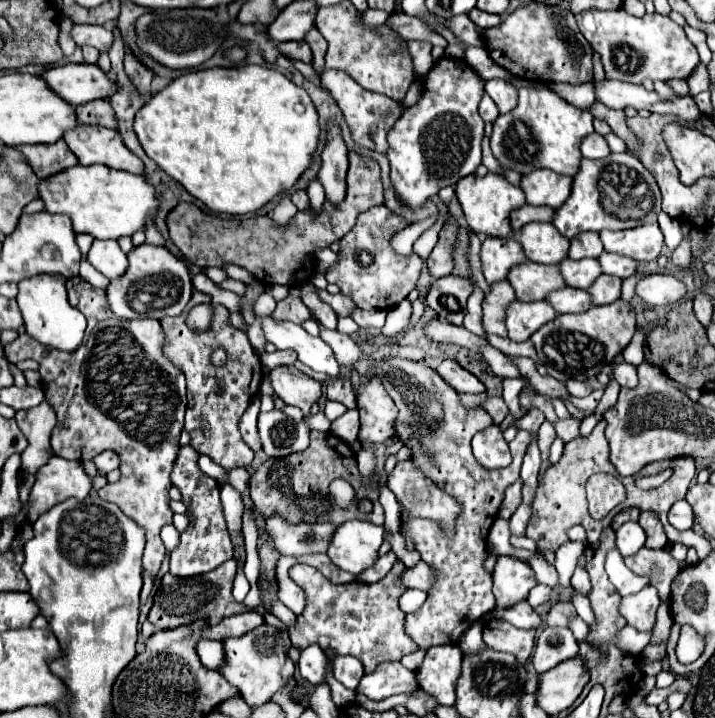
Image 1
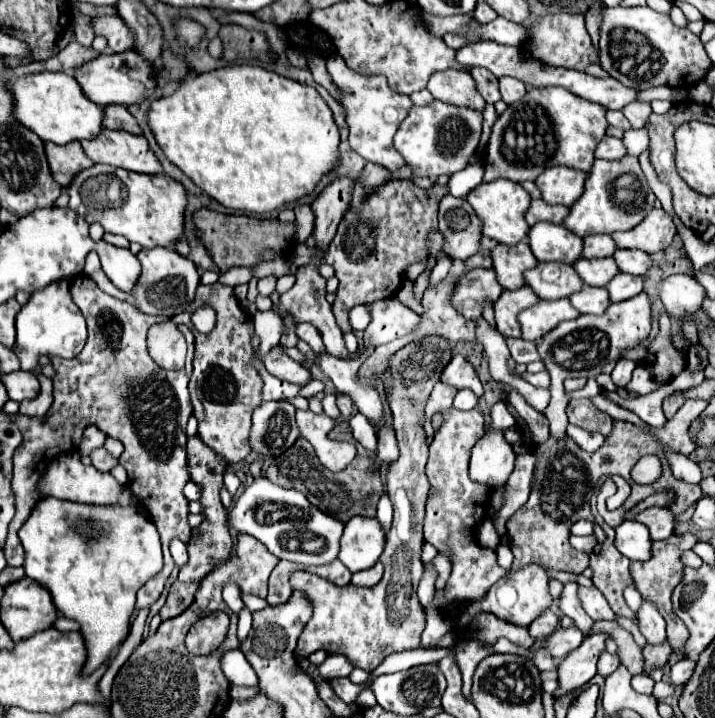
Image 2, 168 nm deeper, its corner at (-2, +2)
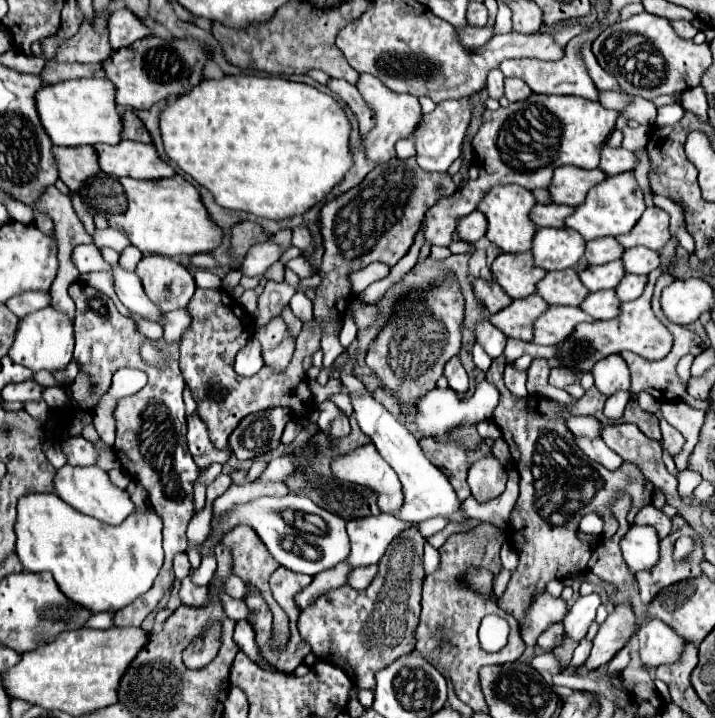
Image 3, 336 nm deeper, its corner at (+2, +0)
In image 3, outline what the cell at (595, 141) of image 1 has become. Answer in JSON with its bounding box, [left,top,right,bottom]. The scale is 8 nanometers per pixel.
[600,146,636,176]

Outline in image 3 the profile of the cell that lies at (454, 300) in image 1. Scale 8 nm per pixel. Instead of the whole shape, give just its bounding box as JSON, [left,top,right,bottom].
[474,280,512,314]

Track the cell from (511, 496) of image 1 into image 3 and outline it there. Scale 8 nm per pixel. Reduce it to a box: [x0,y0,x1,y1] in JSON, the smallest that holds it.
[528,358,576,404]

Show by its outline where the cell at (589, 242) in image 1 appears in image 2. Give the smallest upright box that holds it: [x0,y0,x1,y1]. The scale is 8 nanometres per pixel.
[584,234,616,258]

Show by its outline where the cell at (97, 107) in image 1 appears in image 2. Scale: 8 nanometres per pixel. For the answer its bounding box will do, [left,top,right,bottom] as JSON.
[102,104,140,134]

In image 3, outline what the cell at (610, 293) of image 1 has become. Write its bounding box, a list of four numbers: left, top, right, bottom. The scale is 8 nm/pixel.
[616,274,648,302]

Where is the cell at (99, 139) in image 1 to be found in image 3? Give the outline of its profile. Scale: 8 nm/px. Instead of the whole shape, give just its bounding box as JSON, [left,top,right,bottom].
[96,140,176,180]

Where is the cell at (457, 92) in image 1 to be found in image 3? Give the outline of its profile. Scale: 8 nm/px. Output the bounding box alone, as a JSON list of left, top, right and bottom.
[414,98,472,172]

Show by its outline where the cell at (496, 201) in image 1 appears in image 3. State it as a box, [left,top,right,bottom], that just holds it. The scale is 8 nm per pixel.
[478,186,536,252]

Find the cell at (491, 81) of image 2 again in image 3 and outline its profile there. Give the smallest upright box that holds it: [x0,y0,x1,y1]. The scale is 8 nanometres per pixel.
[486,70,504,100]

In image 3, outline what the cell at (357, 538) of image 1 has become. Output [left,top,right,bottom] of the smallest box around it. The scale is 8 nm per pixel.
[346,514,412,568]

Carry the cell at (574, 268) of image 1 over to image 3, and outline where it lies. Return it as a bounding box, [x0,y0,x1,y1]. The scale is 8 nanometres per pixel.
[580,260,626,292]

